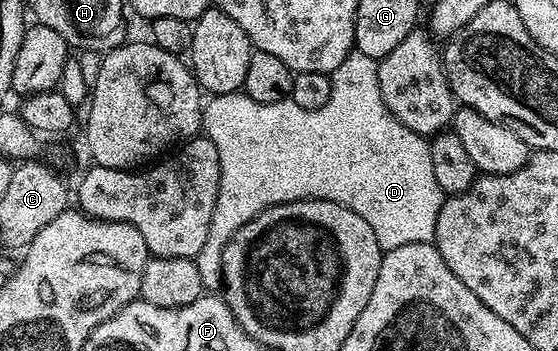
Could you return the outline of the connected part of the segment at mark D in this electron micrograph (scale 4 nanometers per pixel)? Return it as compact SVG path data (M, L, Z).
M354 50L345 58L345 63L341 64L334 71L330 79L331 95L329 96L329 100L325 100L325 104L316 110L297 108L297 104L293 104L289 100L281 102L258 102L248 96L246 92L216 94L206 99L203 108L201 130L209 140L213 140L213 144L217 148L221 176L219 177L219 191L217 192L217 208L213 208L213 220L209 220L209 236L205 236L205 244L202 246L201 252L197 252L197 256L195 257L197 273L201 275L201 284L204 291L215 292L222 287L223 253L229 244L229 240L242 226L249 224L249 220L257 217L262 210L267 210L269 207L276 206L277 204L296 202L302 198L320 198L321 200L329 200L330 202L339 202L345 208L349 208L349 212L357 212L357 216L361 216L361 220L365 220L365 224L369 224L369 228L373 228L373 236L377 236L379 249L384 252L393 248L401 248L401 244L434 243L437 216L443 207L445 195L441 184L437 184L437 179L435 179L433 173L433 156L431 155L430 141L424 135L405 128L405 124L401 124L401 120L397 120L397 116L393 116L393 112L385 104L385 100L381 96L379 65L376 59Z

